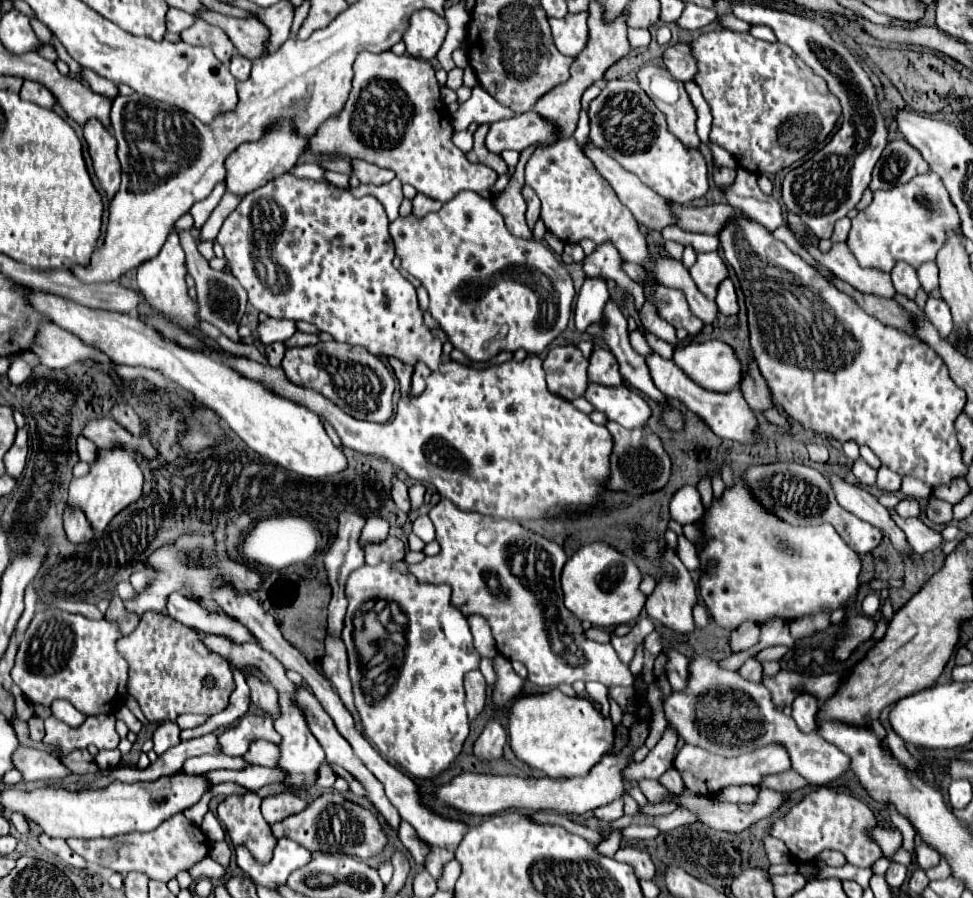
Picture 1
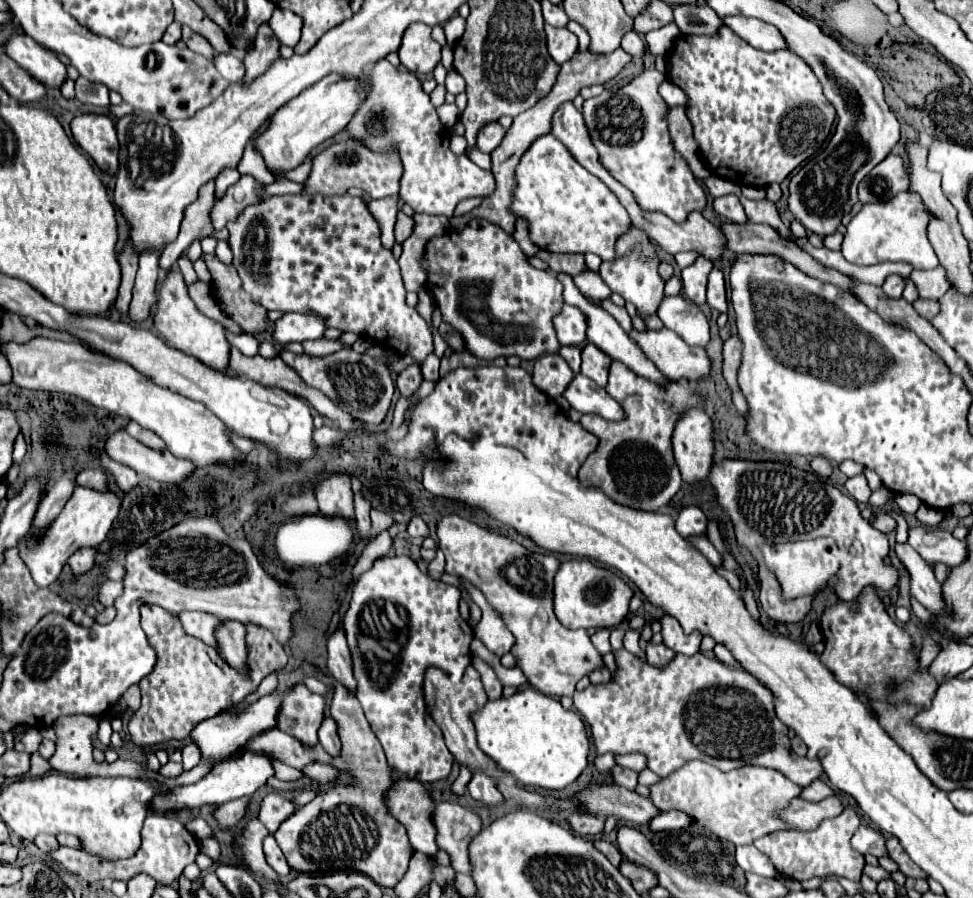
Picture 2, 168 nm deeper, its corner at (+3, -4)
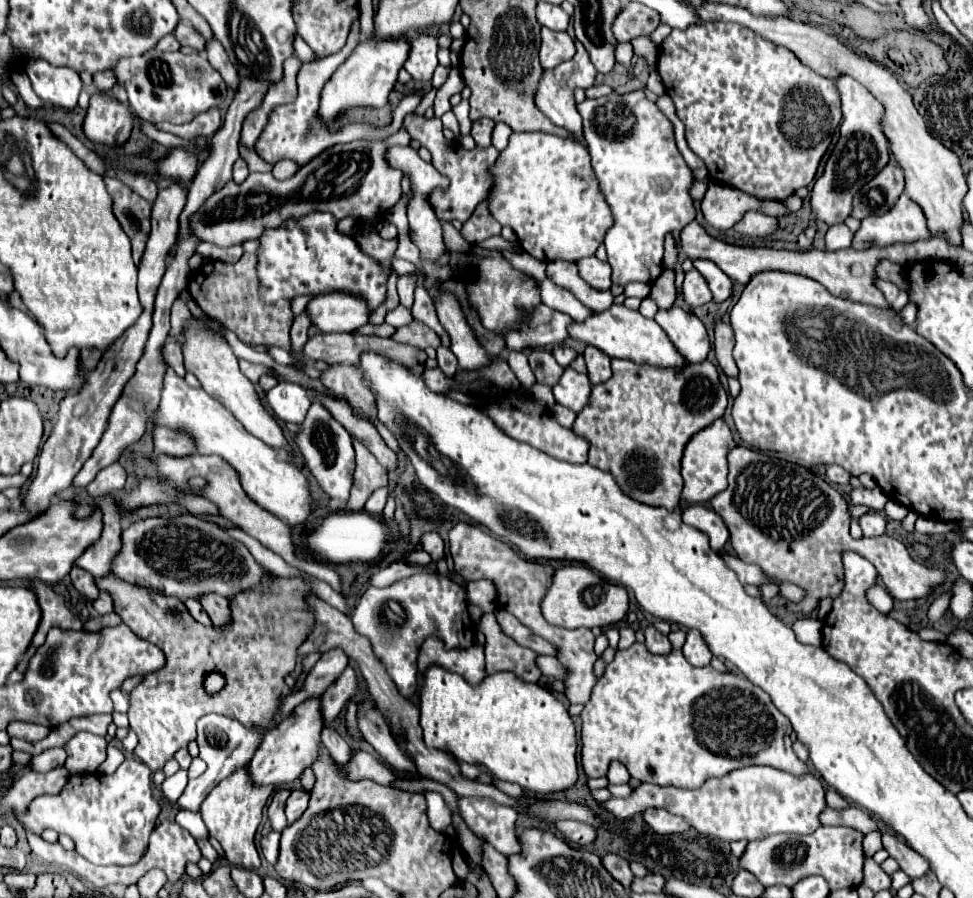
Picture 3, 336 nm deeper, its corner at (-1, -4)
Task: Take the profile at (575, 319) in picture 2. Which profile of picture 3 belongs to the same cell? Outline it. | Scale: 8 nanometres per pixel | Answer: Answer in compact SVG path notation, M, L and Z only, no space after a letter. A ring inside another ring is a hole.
M538 306L532 320L518 332L510 332L506 338L506 348L522 352L524 348L536 346L556 346L568 340L568 314L560 314L548 306Z

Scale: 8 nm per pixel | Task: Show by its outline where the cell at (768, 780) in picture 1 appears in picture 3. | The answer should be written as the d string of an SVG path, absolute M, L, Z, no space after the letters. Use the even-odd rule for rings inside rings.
M826 788L826 802L832 808L846 808L848 806L848 802L834 788Z

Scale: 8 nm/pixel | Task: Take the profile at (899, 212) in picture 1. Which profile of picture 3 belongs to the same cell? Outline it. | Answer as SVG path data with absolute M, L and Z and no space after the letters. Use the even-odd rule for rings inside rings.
M902 194L886 214L868 216L860 222L852 248L870 250L876 246L884 248L898 242L916 242L924 238L930 238L930 230L920 206Z

